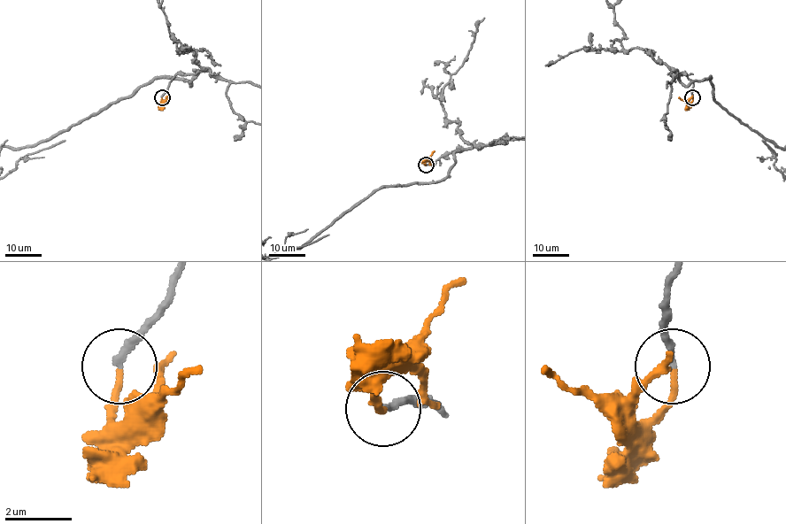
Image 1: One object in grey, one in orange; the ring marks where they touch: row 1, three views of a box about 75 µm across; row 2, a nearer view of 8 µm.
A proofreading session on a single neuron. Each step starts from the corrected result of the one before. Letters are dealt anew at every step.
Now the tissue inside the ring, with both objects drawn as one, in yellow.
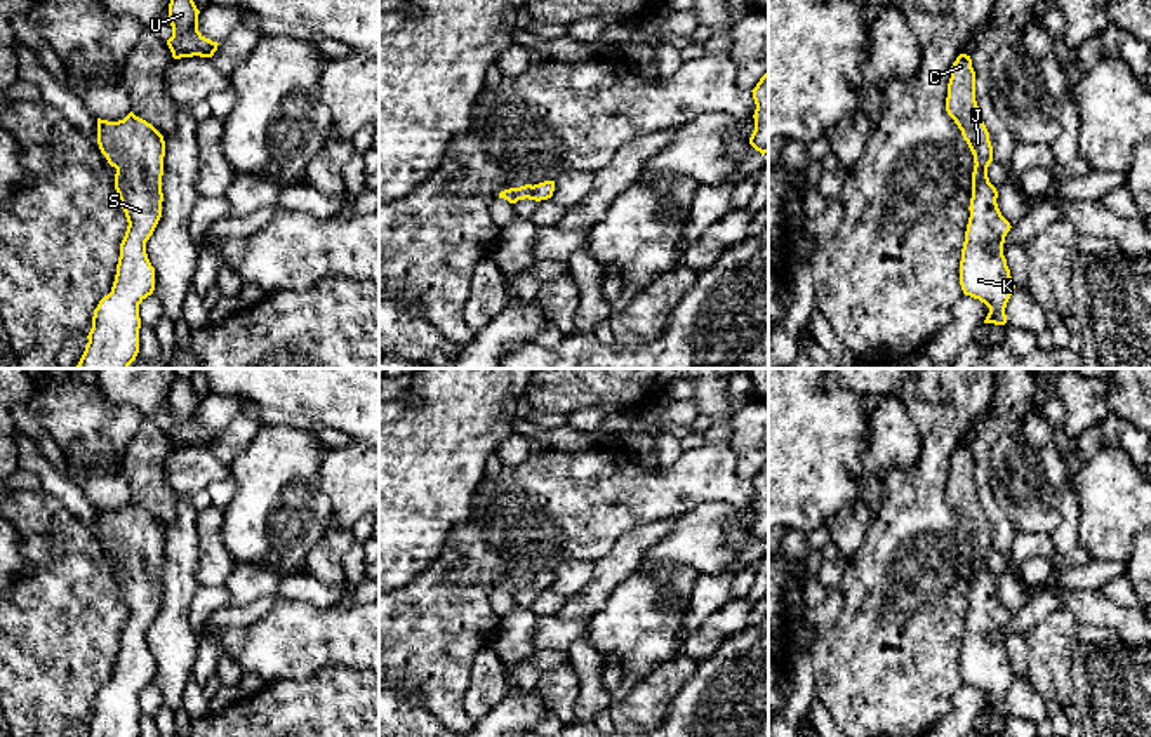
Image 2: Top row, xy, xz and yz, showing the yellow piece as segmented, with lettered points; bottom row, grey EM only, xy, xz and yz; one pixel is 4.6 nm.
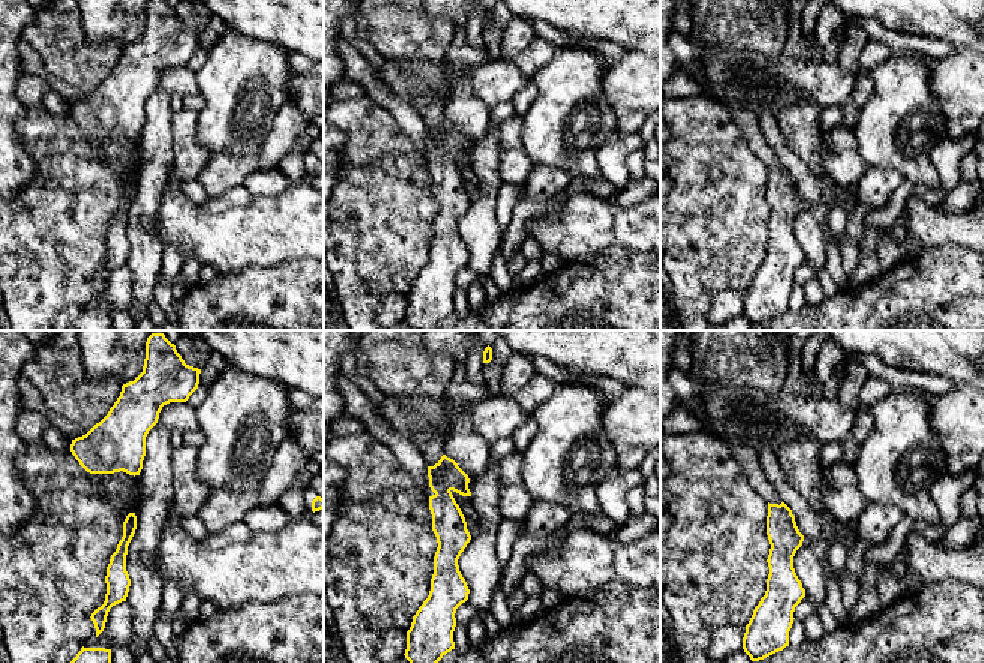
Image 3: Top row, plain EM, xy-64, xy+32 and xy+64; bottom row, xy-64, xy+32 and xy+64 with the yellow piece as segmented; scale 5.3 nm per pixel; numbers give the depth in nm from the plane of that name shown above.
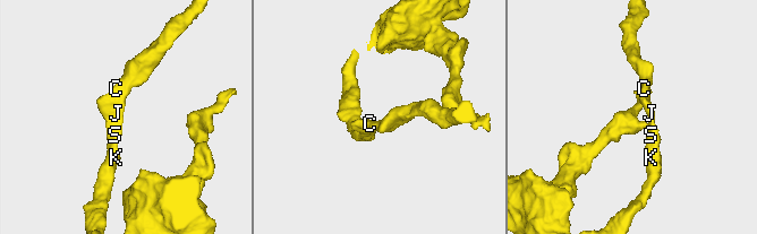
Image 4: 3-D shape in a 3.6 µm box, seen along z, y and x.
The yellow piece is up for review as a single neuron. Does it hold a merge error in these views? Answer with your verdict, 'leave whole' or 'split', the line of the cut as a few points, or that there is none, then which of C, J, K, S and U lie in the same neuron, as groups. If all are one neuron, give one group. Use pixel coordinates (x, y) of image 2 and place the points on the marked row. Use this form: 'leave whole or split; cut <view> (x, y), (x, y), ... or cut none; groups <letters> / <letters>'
leave whole; cut none; groups C J K S U

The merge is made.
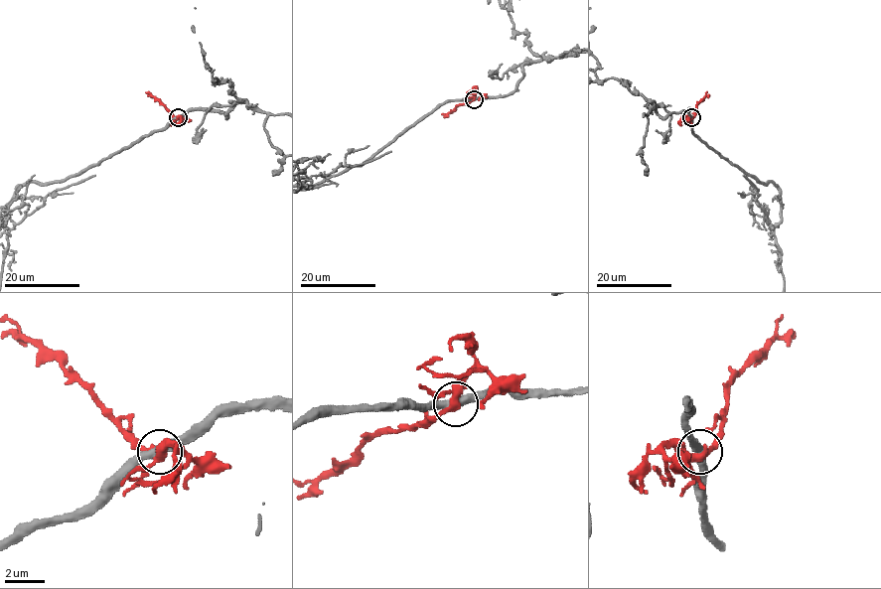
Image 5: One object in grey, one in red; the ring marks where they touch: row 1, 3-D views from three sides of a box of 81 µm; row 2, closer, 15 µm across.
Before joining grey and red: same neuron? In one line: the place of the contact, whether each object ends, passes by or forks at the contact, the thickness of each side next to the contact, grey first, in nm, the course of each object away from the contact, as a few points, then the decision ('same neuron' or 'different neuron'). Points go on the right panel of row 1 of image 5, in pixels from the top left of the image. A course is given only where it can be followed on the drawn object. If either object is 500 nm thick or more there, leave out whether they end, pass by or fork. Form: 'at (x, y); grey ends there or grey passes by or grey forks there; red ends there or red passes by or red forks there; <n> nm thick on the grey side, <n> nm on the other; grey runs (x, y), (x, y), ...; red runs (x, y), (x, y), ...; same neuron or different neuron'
at (691, 117); grey passes by; red forks there; 400 nm thick on the grey side, 320 nm on the other; red runs (691, 117), (705, 92); different neuron

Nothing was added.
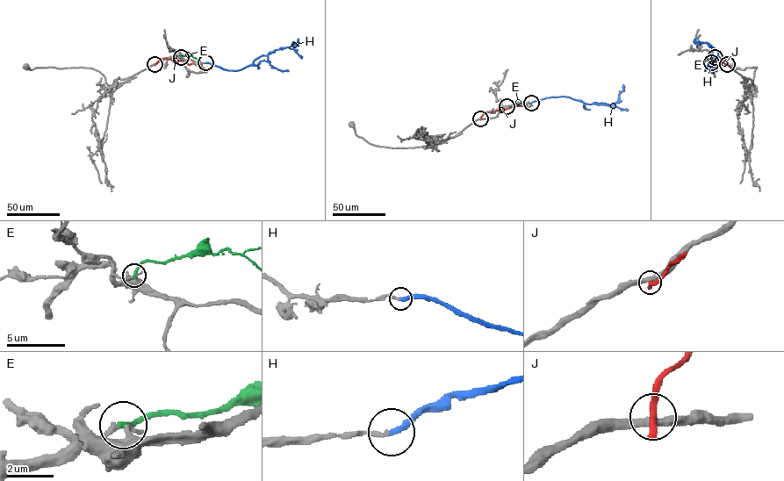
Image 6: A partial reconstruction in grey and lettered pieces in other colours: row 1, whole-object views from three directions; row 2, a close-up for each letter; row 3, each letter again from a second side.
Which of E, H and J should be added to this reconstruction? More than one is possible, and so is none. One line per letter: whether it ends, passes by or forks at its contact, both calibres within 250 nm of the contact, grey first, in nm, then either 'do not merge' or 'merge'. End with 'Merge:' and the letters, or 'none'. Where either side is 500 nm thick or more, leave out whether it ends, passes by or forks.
E: it ends there; 320 nm thick on the grey side, 260 nm on the other; do not merge
H: it ends there; 200 nm thick on the grey side, 300 nm on the other; merge
J: it ends there; 360 nm thick on the grey side, 360 nm on the other; do not merge
Merge: H

